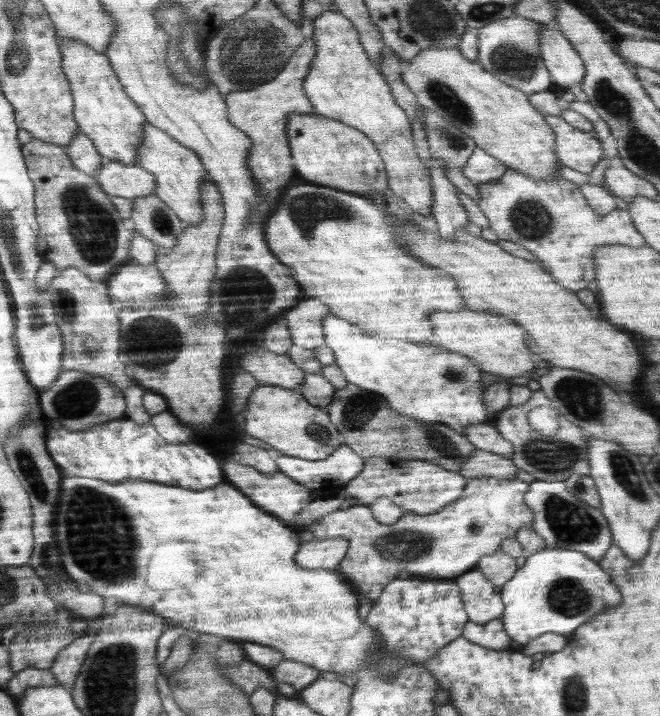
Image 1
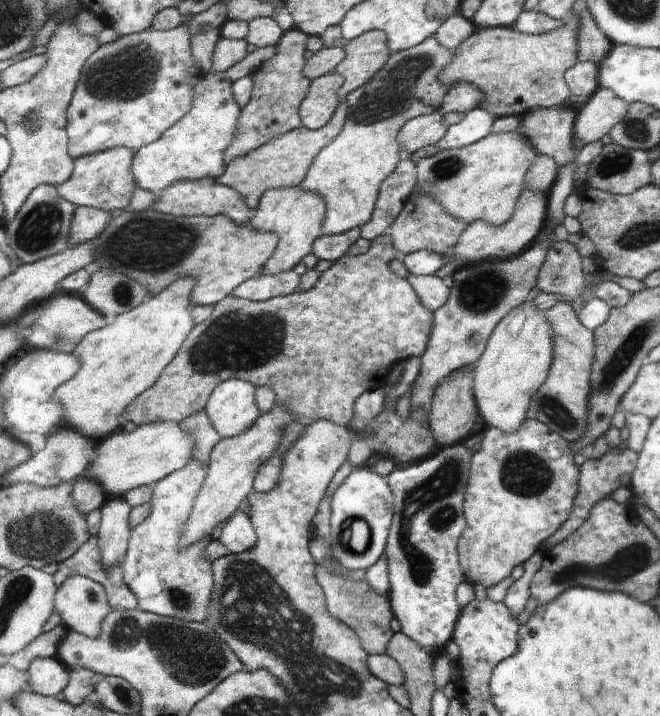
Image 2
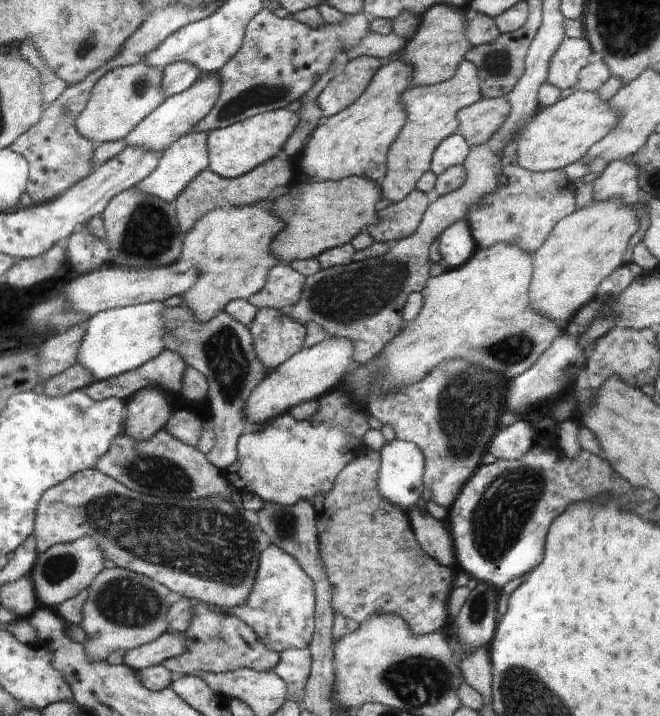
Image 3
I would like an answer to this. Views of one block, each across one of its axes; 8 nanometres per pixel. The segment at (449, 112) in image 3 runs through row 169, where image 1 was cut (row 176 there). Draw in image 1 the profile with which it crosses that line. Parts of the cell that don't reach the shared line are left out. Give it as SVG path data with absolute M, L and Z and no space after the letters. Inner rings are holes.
M327 10L318 16L313 25L314 35L312 38L317 42L317 46L322 46L322 54L318 54L318 66L314 66L314 74L310 74L310 86L306 86L306 90L310 90L310 98L314 98L315 114L344 122L367 135L376 144L381 159L385 162L390 190L396 196L403 198L404 202L414 209L414 212L430 216L433 212L431 208L433 204L431 173L428 172L427 164L420 159L418 151L416 151L410 119L404 109L396 104L386 80L374 68L374 64L368 60L365 50L362 50L361 42L358 42L358 34L356 34L352 22L346 18L346 15L342 16L342 13Z

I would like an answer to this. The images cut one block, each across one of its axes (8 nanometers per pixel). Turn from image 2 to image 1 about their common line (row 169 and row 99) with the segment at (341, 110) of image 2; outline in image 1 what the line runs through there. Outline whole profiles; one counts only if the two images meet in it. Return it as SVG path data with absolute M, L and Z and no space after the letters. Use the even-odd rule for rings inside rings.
M313 38L306 39L274 81L257 87L256 90L237 91L225 97L229 121L252 139L247 166L251 168L262 199L277 199L278 194L284 191L285 185L296 173L289 146L288 116L294 112L315 114L314 106L304 93L303 83L312 68L316 52L317 42Z

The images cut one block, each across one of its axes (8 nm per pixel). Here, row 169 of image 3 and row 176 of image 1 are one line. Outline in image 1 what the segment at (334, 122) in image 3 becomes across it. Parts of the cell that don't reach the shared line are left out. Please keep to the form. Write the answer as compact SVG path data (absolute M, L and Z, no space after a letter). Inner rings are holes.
M290 114L288 137L296 173L318 186L334 187L365 196L384 196L389 187L388 172L376 144L362 131L318 114Z

